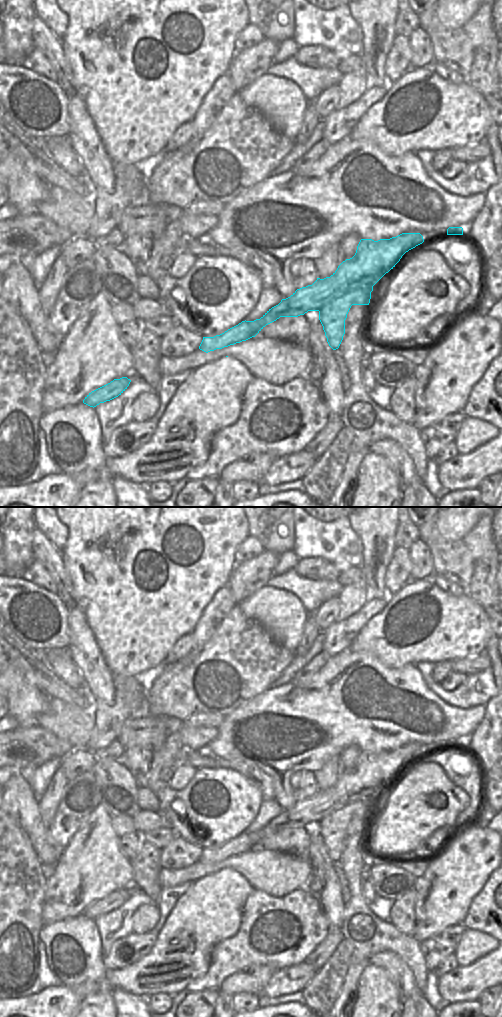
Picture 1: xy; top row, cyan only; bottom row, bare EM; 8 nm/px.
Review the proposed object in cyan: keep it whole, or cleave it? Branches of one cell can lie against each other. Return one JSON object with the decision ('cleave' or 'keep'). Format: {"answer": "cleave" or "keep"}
{"answer": "cleave"}

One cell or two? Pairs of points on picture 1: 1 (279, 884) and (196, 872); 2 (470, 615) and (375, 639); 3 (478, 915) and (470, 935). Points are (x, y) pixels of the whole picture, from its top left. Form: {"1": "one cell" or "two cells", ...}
{"1": "one cell", "2": "one cell", "3": "two cells"}

